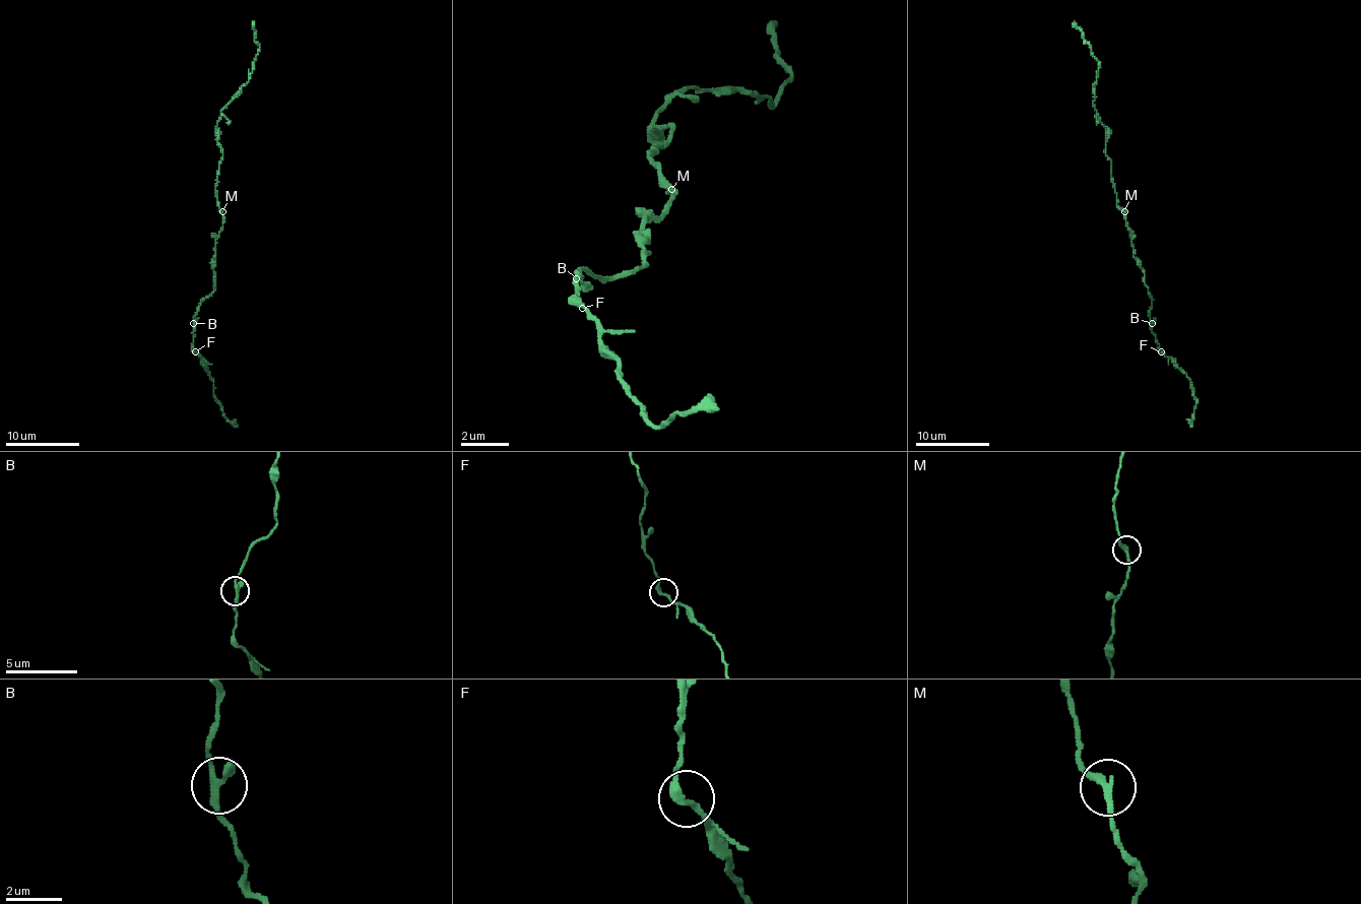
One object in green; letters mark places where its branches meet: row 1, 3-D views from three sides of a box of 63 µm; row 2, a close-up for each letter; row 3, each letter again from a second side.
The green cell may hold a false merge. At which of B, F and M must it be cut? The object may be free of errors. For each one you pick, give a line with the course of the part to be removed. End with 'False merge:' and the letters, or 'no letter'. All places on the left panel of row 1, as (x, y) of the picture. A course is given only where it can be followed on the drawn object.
False merge: no letter

